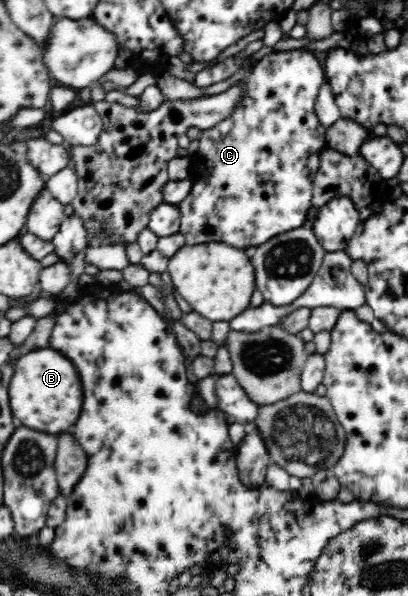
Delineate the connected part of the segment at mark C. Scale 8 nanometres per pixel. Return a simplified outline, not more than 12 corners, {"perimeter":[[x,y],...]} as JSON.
{"perimeter":[[307,49],[255,64],[201,131],[187,245],[305,226],[326,128]]}

